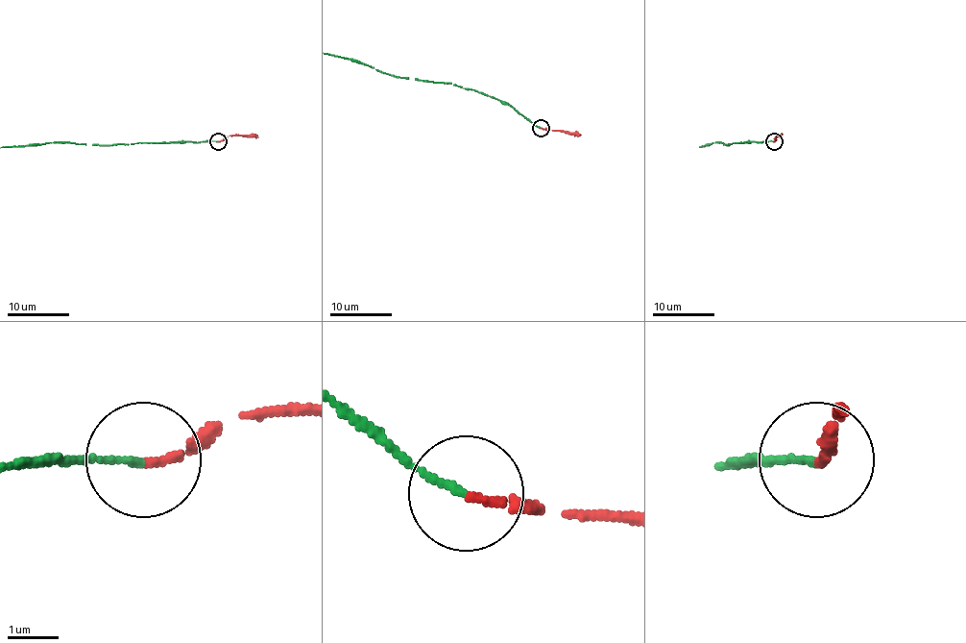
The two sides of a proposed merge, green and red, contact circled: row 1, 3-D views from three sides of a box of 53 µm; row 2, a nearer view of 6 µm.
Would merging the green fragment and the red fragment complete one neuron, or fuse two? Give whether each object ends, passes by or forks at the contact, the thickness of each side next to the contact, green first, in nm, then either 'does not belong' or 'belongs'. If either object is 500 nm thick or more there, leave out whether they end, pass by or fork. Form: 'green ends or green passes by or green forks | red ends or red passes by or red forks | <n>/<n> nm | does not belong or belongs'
green ends | red ends | 130/140 nm | belongs

